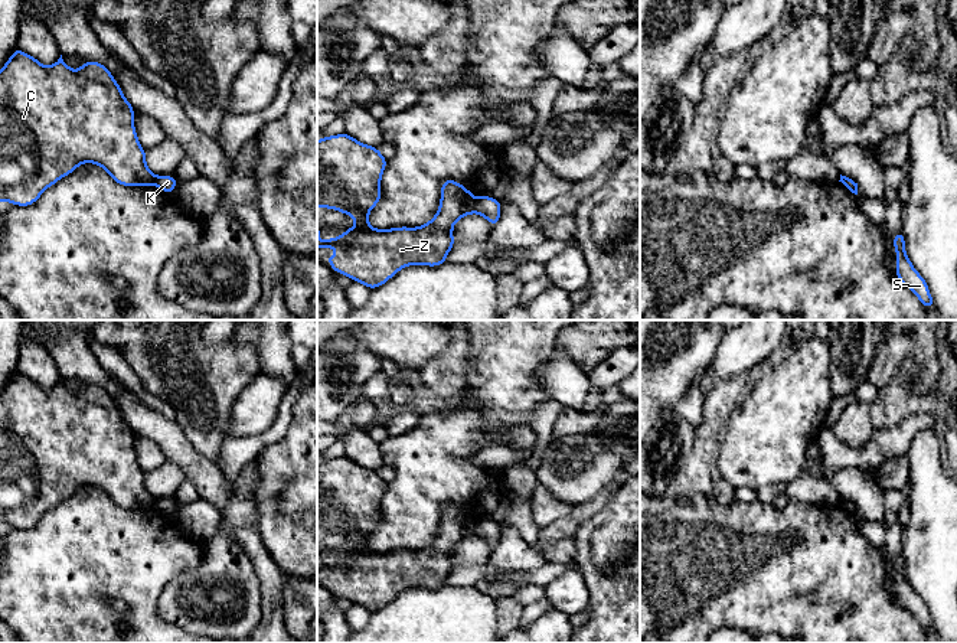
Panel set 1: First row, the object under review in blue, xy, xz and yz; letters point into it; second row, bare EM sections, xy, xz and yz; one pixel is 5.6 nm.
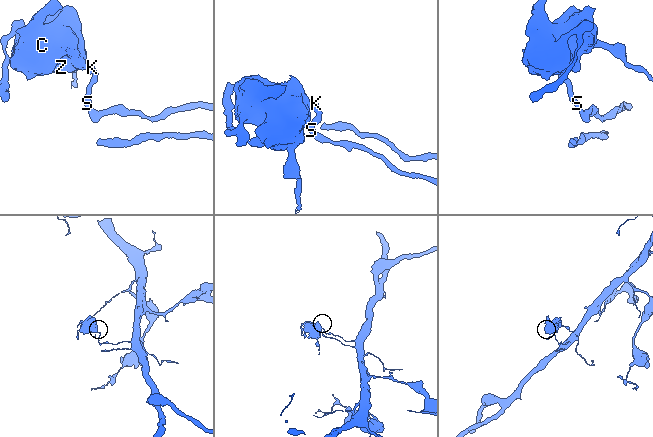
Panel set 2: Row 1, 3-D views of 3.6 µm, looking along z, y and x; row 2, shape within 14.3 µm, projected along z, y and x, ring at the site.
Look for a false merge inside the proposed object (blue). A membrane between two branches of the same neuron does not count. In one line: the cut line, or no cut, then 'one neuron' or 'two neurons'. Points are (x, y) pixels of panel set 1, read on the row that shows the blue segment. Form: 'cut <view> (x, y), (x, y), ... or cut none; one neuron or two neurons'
cut xz (477, 199), (473, 211); two neurons

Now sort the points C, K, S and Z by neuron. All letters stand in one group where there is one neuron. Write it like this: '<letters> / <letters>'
C Z / K S

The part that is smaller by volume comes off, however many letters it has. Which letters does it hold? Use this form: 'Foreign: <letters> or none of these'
Foreign: C, Z

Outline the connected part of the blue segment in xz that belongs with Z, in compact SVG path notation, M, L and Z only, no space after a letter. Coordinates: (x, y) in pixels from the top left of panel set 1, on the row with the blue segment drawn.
M344 133L317 141L317 208L337 209L356 221L356 225L352 229L344 229L342 236L317 241L317 248L336 248L337 254L333 258L329 255L324 258L331 264L331 270L372 290L385 284L406 265L435 267L444 264L455 244L453 239L454 223L473 213L477 202L467 187L447 179L441 186L438 212L428 223L418 228L375 229L368 223L368 218L382 195L380 177L386 161L376 147L362 144Z

